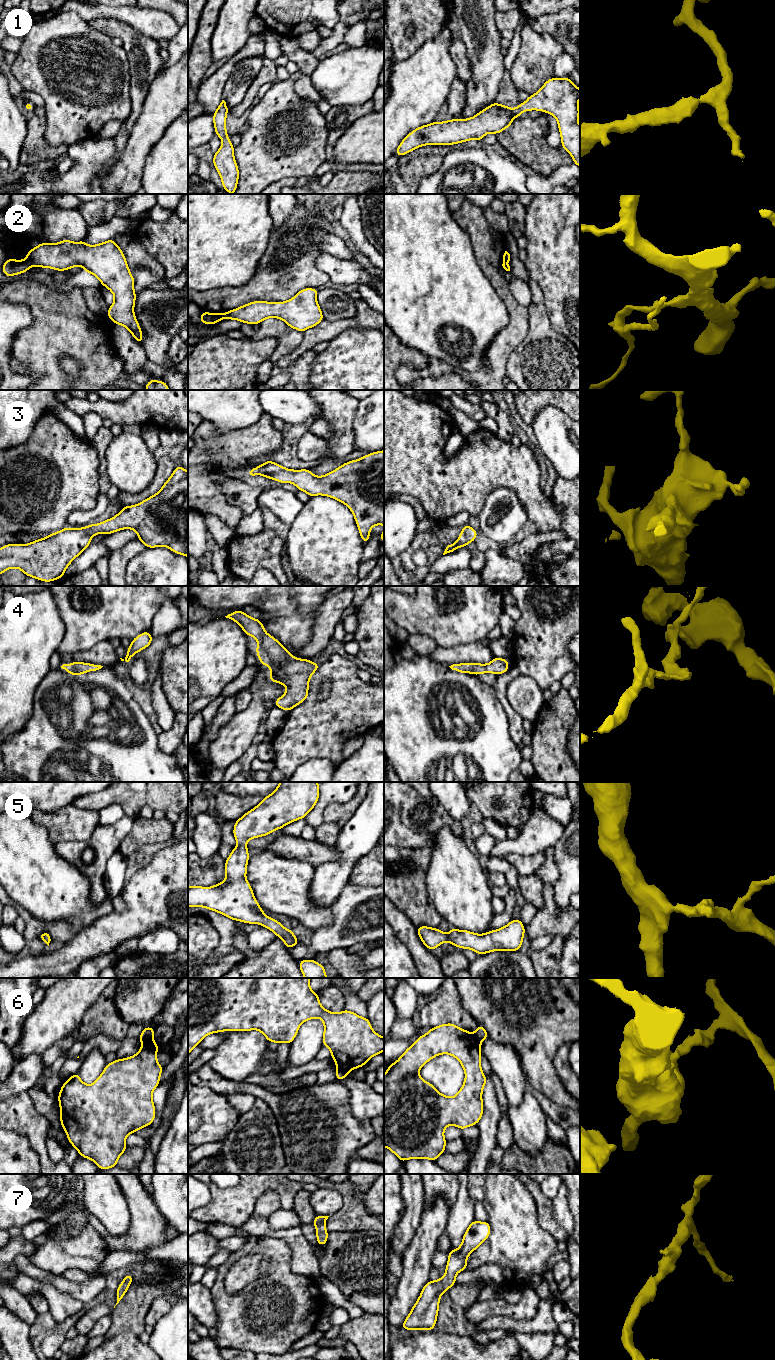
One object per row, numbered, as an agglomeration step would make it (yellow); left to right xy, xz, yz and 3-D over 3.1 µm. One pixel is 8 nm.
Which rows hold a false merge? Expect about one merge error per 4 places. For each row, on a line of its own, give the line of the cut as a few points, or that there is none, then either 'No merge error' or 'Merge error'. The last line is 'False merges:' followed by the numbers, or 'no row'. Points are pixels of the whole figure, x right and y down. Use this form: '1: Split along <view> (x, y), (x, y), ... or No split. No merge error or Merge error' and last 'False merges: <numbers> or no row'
1: No split. No merge error
2: Split along xy (25, 260), (30, 265). Merge error
3: No split. No merge error
4: No split. No merge error
5: No split. No merge error
6: Split along xz (337, 1068), (347, 1072). Merge error
7: No split. No merge error
False merges: 2, 6

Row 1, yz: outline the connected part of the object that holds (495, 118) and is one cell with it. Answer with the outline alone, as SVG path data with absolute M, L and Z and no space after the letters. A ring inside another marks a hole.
M570 77L550 78L541 89L533 95L529 95L525 103L519 103L516 109L506 105L494 102L487 108L481 110L475 116L468 119L452 119L443 122L432 122L427 125L414 129L399 144L395 154L399 157L404 156L425 145L454 145L462 142L468 142L475 139L481 142L487 133L498 133L504 131L512 125L514 118L522 115L524 111L543 111L551 114L558 122L558 128L561 136L561 146L571 155L574 164L580 168L580 125L578 124L578 101L580 99L580 89L570 81Z

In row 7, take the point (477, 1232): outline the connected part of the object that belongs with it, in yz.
M473 1220L466 1229L461 1245L448 1253L445 1275L439 1280L429 1280L400 1328L408 1332L412 1329L434 1330L439 1312L440 1297L456 1284L456 1274L467 1270L467 1257L476 1250L490 1235L488 1221Z

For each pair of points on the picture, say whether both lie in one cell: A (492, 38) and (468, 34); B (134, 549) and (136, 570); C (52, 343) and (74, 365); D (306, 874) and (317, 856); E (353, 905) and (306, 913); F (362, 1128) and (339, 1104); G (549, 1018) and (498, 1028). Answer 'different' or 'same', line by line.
A: same
B: different
C: different
D: different
E: different
F: same
G: same

